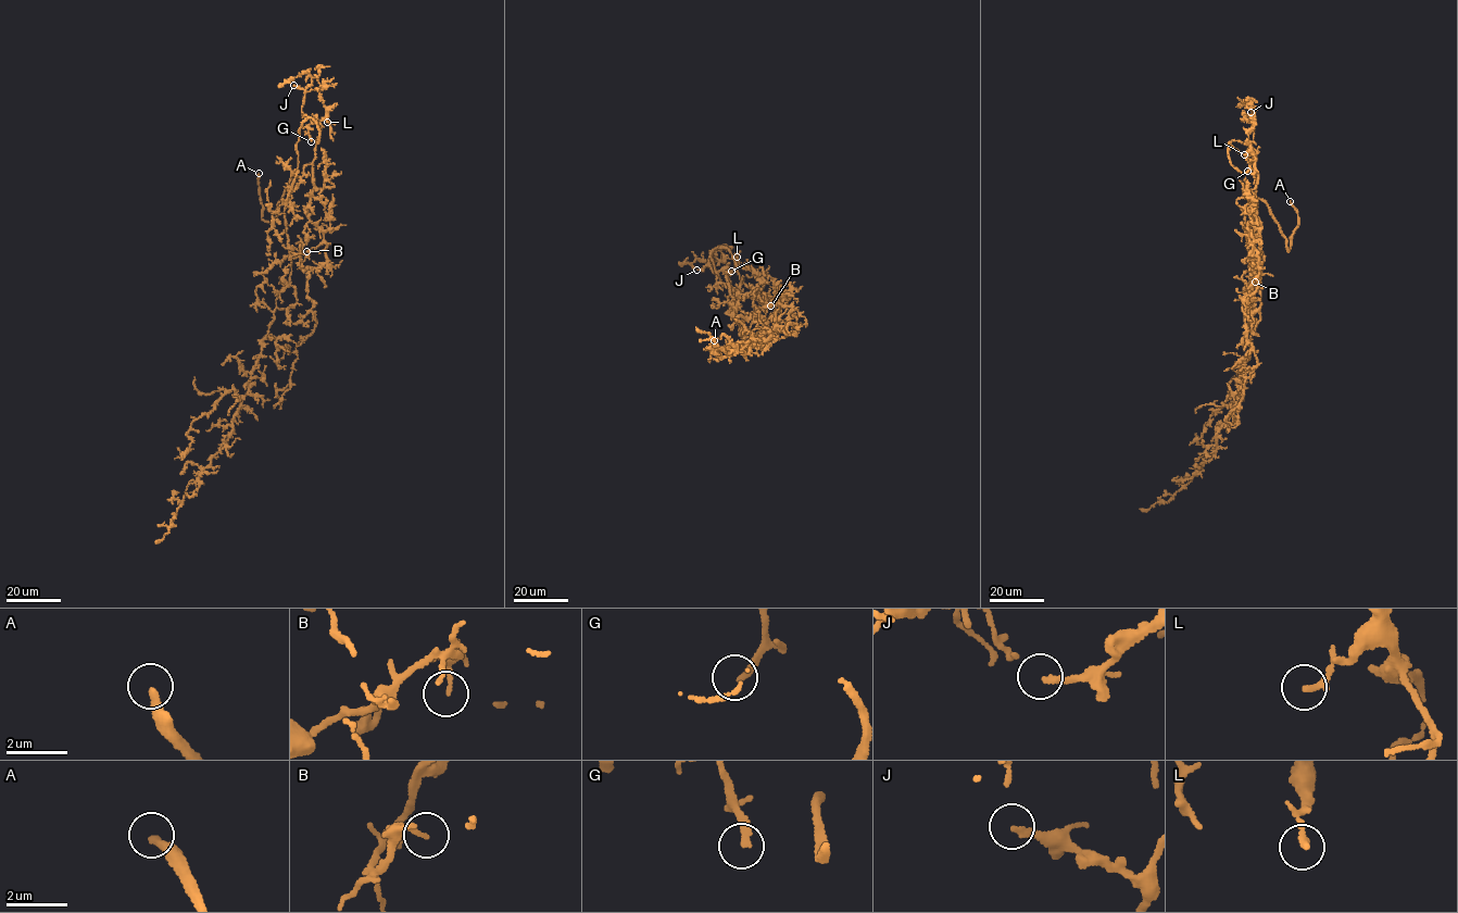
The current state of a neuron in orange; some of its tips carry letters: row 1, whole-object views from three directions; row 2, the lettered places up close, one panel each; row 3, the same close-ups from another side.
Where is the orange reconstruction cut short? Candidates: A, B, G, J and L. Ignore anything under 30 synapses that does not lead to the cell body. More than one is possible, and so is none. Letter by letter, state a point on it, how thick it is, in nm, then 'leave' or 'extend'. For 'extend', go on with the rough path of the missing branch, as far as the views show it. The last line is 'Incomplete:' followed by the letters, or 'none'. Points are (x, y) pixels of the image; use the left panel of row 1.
A: place (259, 173); calibre 280 nm; extend; course (259, 173), (261, 149), (255, 114), (268, 90), (266, 86)
B: place (306, 251); calibre 120 nm; leave
G: place (311, 141); calibre 240 nm; leave
J: place (293, 85); calibre 200 nm; extend; course (293, 85), (288, 87), (288, 97), (302, 102)
L: place (327, 122); calibre 200 nm; leave
Incomplete: A, J

